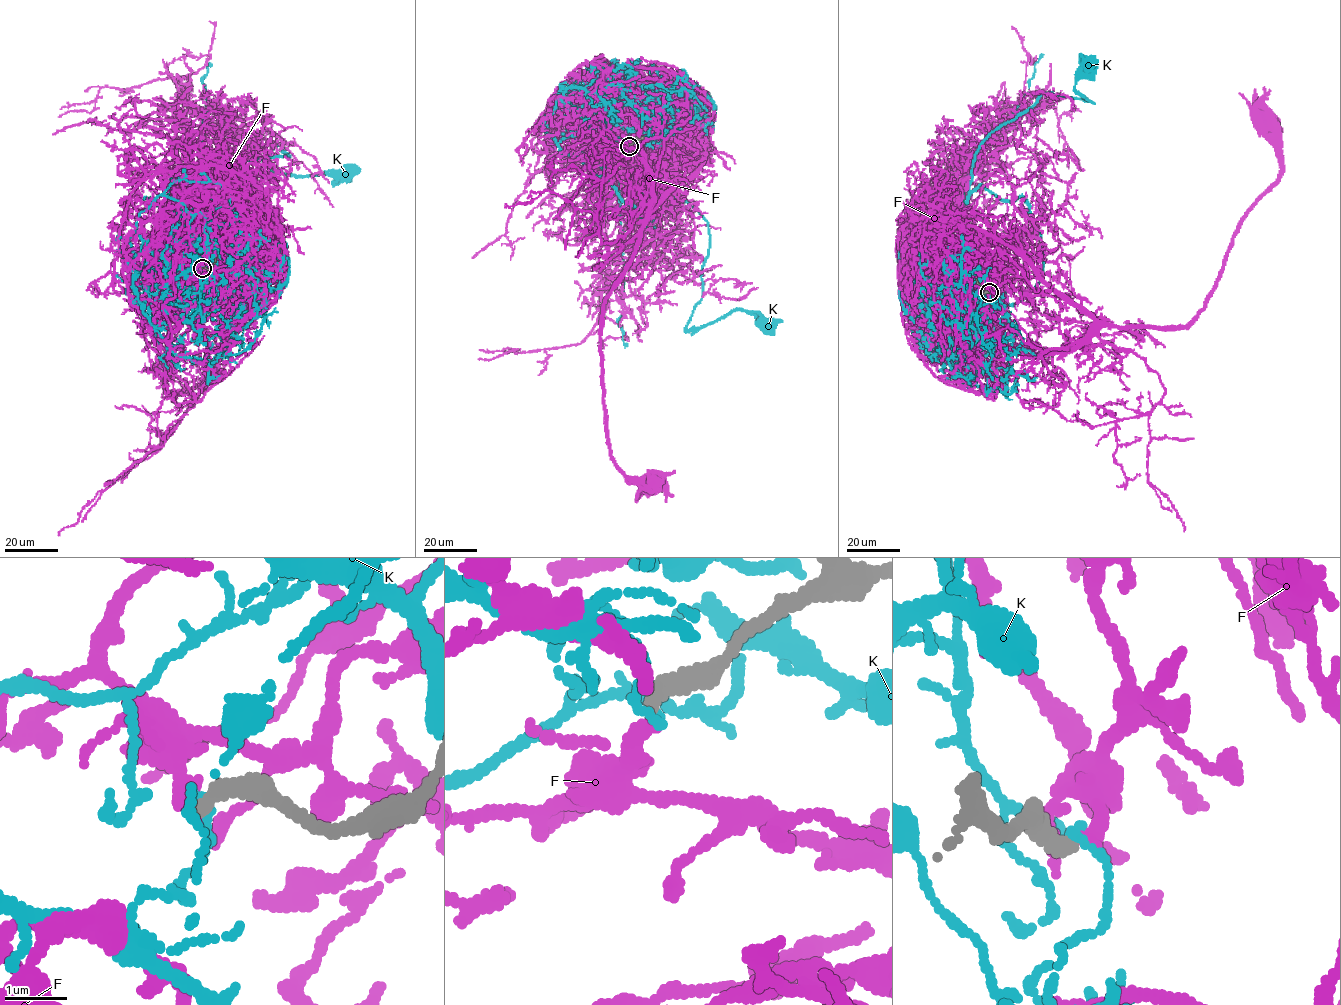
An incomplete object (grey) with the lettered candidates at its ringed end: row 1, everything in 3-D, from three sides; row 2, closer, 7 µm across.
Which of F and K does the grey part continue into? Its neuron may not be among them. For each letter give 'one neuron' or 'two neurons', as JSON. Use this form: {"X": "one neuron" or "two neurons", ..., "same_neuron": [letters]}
{"F": "one neuron", "K": "two neurons", "same_neuron": ["F"]}

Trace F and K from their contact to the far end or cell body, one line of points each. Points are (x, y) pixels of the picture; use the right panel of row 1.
F: (989, 293), (1006, 249), (1099, 321), (1188, 323), (1205, 306), (1240, 219), (1279, 176), (1281, 151), (1264, 117)
K: (989, 293), (980, 303), (962, 263), (976, 153), (1043, 94), (1088, 101), (1074, 89), (1086, 67)

